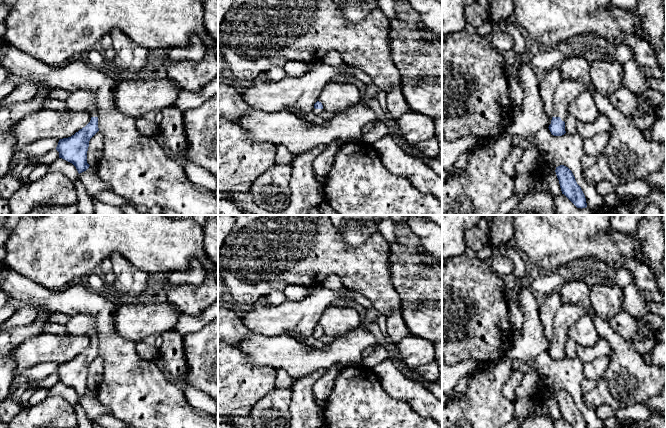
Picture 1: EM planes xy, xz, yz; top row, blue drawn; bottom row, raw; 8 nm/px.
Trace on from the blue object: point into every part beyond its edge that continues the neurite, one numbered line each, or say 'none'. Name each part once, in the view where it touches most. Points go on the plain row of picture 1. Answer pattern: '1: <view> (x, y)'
1: yz (568, 314)

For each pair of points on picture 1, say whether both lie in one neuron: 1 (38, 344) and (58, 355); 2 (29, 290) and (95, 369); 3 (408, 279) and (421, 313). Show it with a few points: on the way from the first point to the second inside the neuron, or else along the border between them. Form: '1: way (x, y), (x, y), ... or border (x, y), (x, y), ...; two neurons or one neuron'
1: way (43, 347), (50, 347), (53, 350); one neuron
2: border (98, 355), (102, 359), (103, 365), (101, 378); two neurons
3: way (412, 288), (413, 307); one neuron

